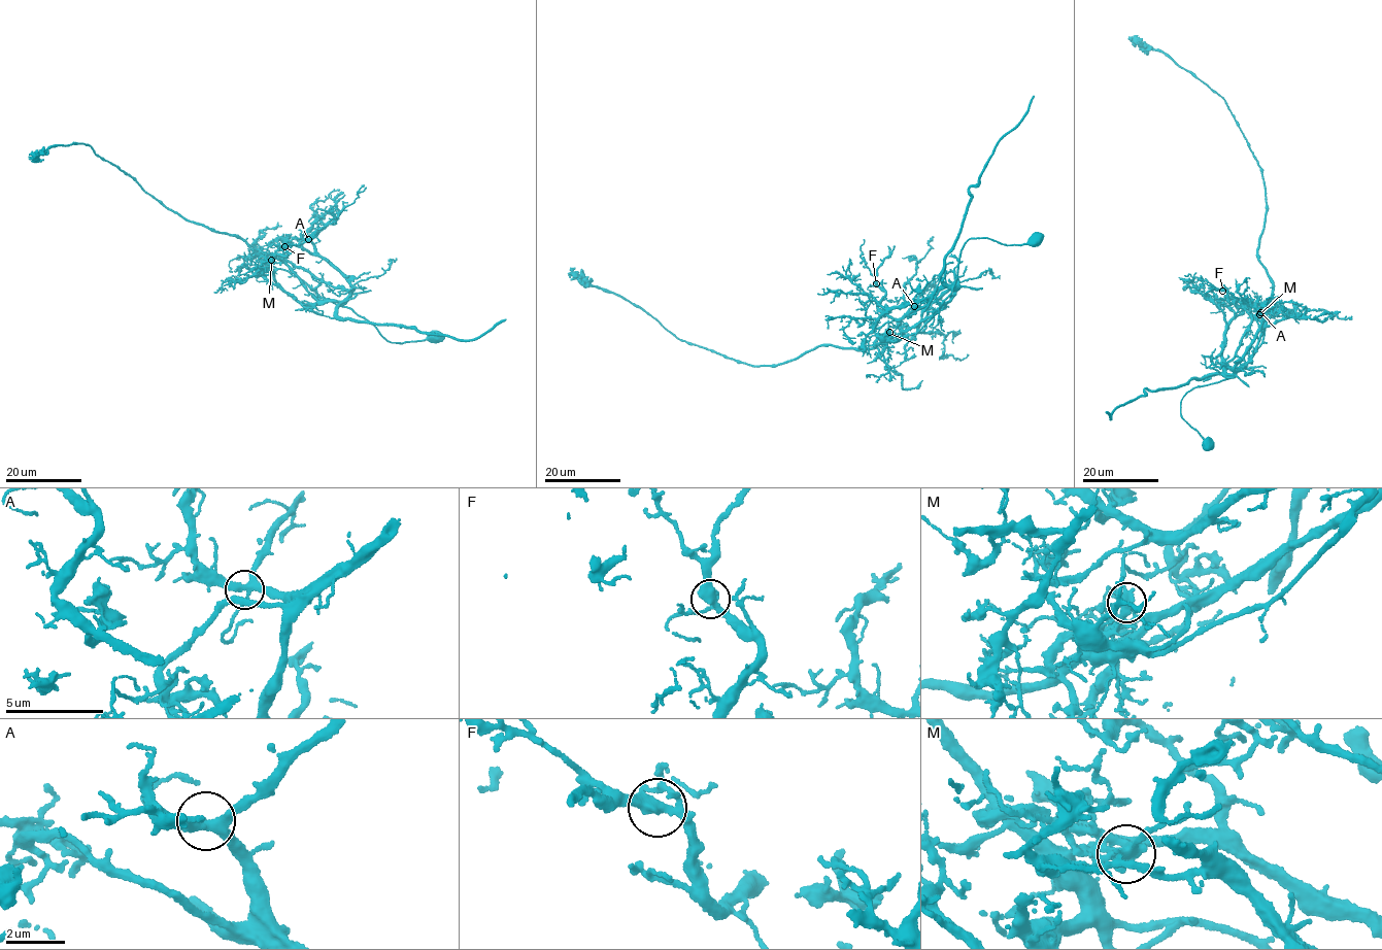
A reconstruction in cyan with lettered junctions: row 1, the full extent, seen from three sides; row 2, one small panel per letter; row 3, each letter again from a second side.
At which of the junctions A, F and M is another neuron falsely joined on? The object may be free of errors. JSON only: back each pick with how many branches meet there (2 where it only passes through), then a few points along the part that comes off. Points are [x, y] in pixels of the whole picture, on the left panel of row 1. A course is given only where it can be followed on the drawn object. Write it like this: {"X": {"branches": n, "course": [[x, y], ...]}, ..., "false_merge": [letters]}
{"M": {"branches": 4, "course": [[271, 260], [261, 259], [242, 240], [187, 221], [97, 155], [92, 146], [77, 143], [55, 145], [29, 159]]}, "false_merge": ["M"]}

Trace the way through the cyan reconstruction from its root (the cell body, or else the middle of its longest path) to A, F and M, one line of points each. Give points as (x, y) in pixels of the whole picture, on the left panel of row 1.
A: (436, 336), (391, 343), (367, 319), (344, 305), (351, 295), (350, 284), (317, 253), (308, 239)
F: (436, 336), (391, 343), (351, 308), (336, 301), (318, 300), (274, 253), (287, 255), (284, 246)
M: (436, 336), (391, 343), (367, 319), (344, 305), (346, 291), (318, 280), (285, 260), (271, 260)

